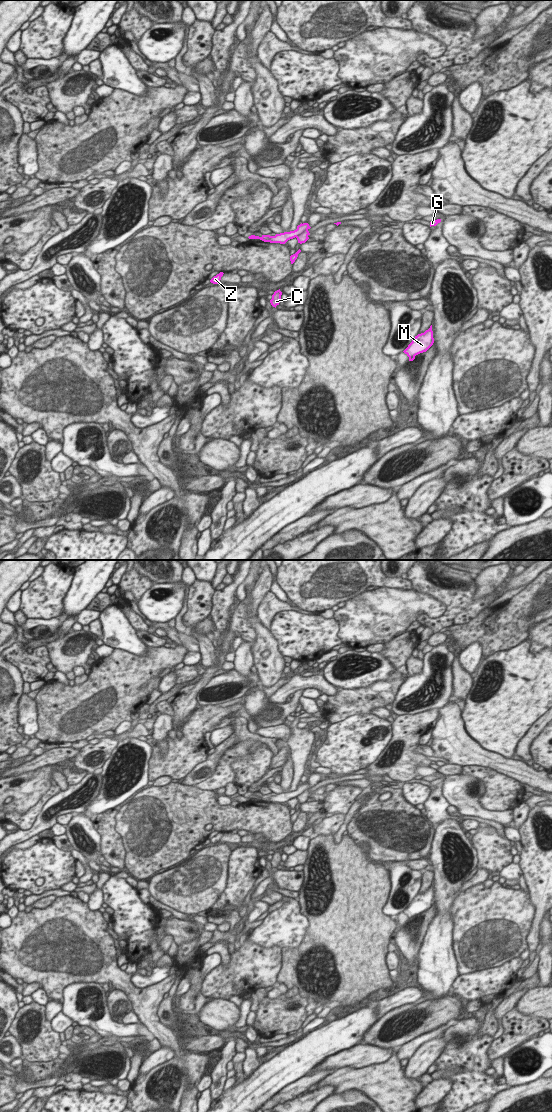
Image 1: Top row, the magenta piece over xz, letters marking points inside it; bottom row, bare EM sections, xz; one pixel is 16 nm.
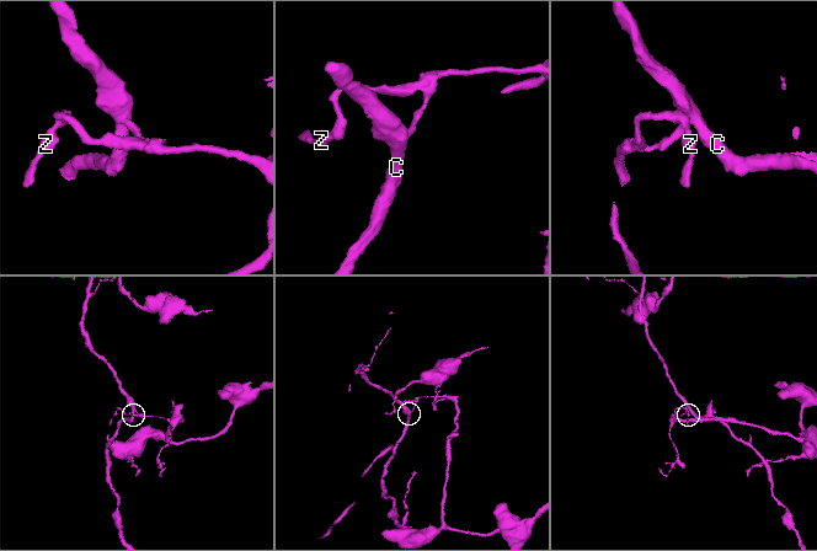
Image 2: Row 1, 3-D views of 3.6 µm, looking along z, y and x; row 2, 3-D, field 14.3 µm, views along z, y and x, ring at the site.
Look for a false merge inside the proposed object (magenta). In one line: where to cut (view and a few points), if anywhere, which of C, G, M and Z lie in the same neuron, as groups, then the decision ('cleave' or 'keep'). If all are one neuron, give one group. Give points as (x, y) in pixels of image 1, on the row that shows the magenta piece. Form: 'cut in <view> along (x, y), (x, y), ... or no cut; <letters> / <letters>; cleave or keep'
cut in xz along (309, 226), (296, 237); C / G M Z; cleave

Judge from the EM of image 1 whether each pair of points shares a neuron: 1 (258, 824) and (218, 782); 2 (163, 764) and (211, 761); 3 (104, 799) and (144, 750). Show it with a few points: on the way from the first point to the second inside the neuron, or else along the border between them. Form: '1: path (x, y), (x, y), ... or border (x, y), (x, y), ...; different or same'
1: border (194, 785), (202, 789), (215, 791); different
2: border (207, 756), (188, 773); different
3: path (120, 795), (140, 779), (144, 766); same

